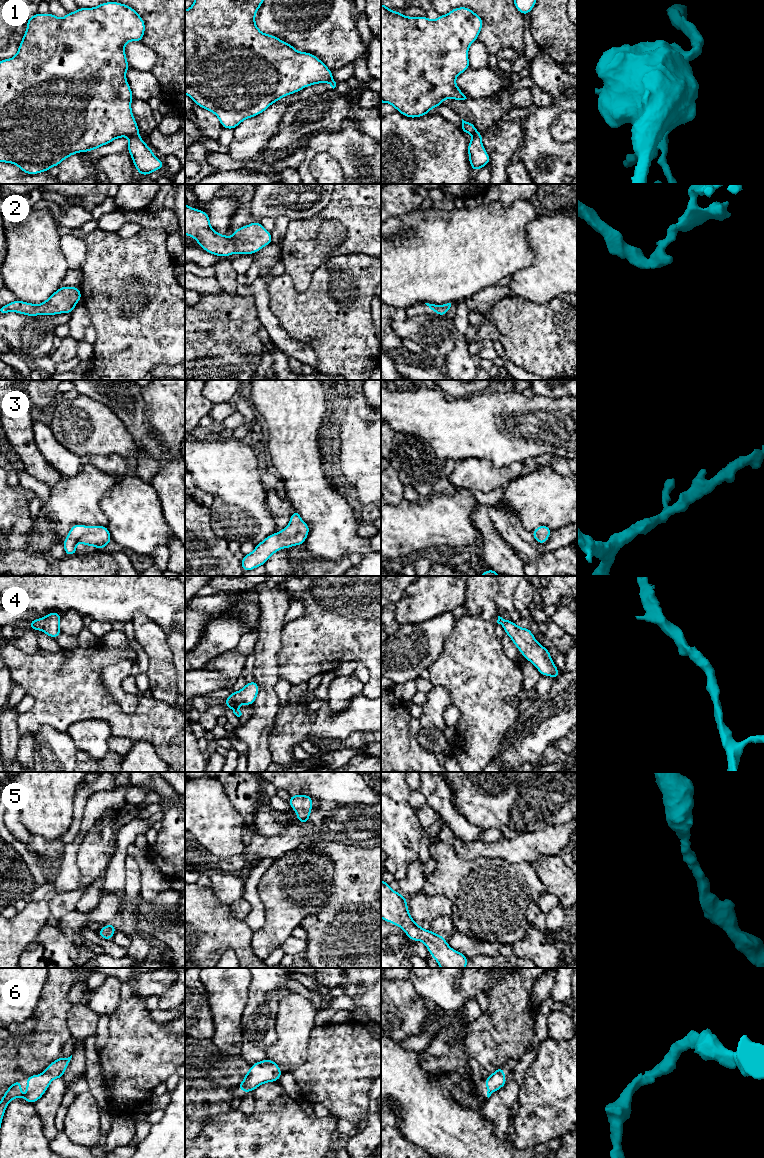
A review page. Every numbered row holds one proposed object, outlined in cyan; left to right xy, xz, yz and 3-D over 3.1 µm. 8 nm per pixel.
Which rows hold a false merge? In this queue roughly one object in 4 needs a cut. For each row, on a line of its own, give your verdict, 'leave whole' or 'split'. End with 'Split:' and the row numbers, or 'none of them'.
1: split
2: leave whole
3: leave whole
4: leave whole
5: leave whole
6: leave whole
Split: 1

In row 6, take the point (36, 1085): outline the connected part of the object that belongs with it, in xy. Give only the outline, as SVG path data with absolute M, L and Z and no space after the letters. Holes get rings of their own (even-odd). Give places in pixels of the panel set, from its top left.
M72 1055L68 1058L60 1057L50 1063L47 1068L38 1076L29 1075L27 1078L27 1093L21 1095L21 1080L14 1082L4 1093L0 1101L0 1127L5 1110L9 1102L15 1098L22 1098L24 1101L35 1103L46 1092L53 1079L63 1079L64 1071L67 1069Z

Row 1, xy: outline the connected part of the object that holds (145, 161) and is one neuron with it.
M139 134L129 138L128 148L138 174L149 175L150 173L165 167L164 162L160 161L148 147Z

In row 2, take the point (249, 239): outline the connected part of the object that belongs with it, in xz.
M186 203L185 235L194 238L203 250L220 257L227 257L235 253L240 255L254 254L264 246L272 244L271 232L264 229L259 222L252 222L247 226L242 226L236 229L232 237L225 236L212 229L209 215L206 212L191 208Z

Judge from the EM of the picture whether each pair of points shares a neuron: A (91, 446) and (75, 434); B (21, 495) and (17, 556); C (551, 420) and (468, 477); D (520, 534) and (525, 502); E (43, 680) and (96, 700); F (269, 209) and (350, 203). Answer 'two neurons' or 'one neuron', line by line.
A: one neuron
B: one neuron
C: two neurons
D: two neurons
E: one neuron
F: two neurons

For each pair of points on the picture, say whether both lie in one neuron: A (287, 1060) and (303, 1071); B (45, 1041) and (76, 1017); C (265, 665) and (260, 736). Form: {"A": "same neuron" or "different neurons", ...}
{"A": "different neurons", "B": "different neurons", "C": "same neuron"}

